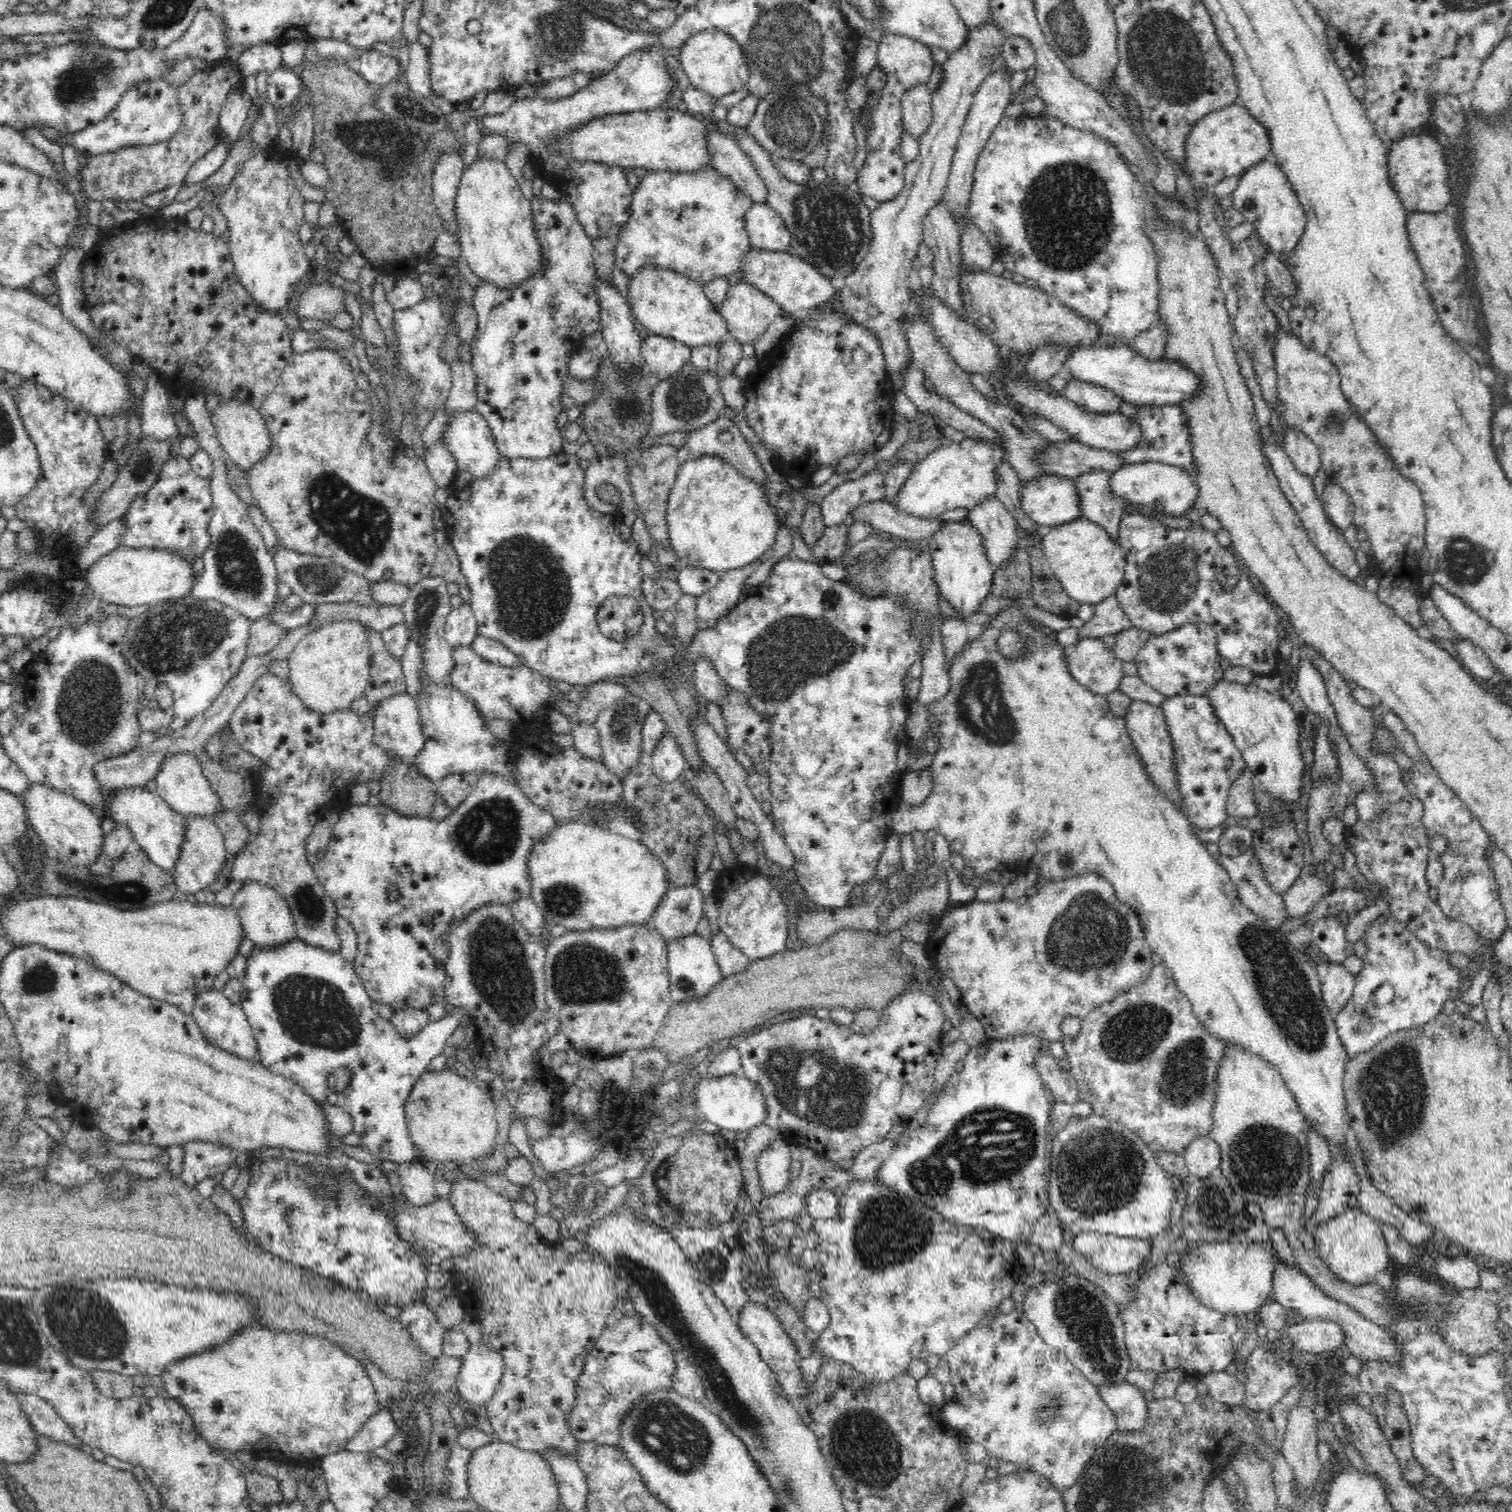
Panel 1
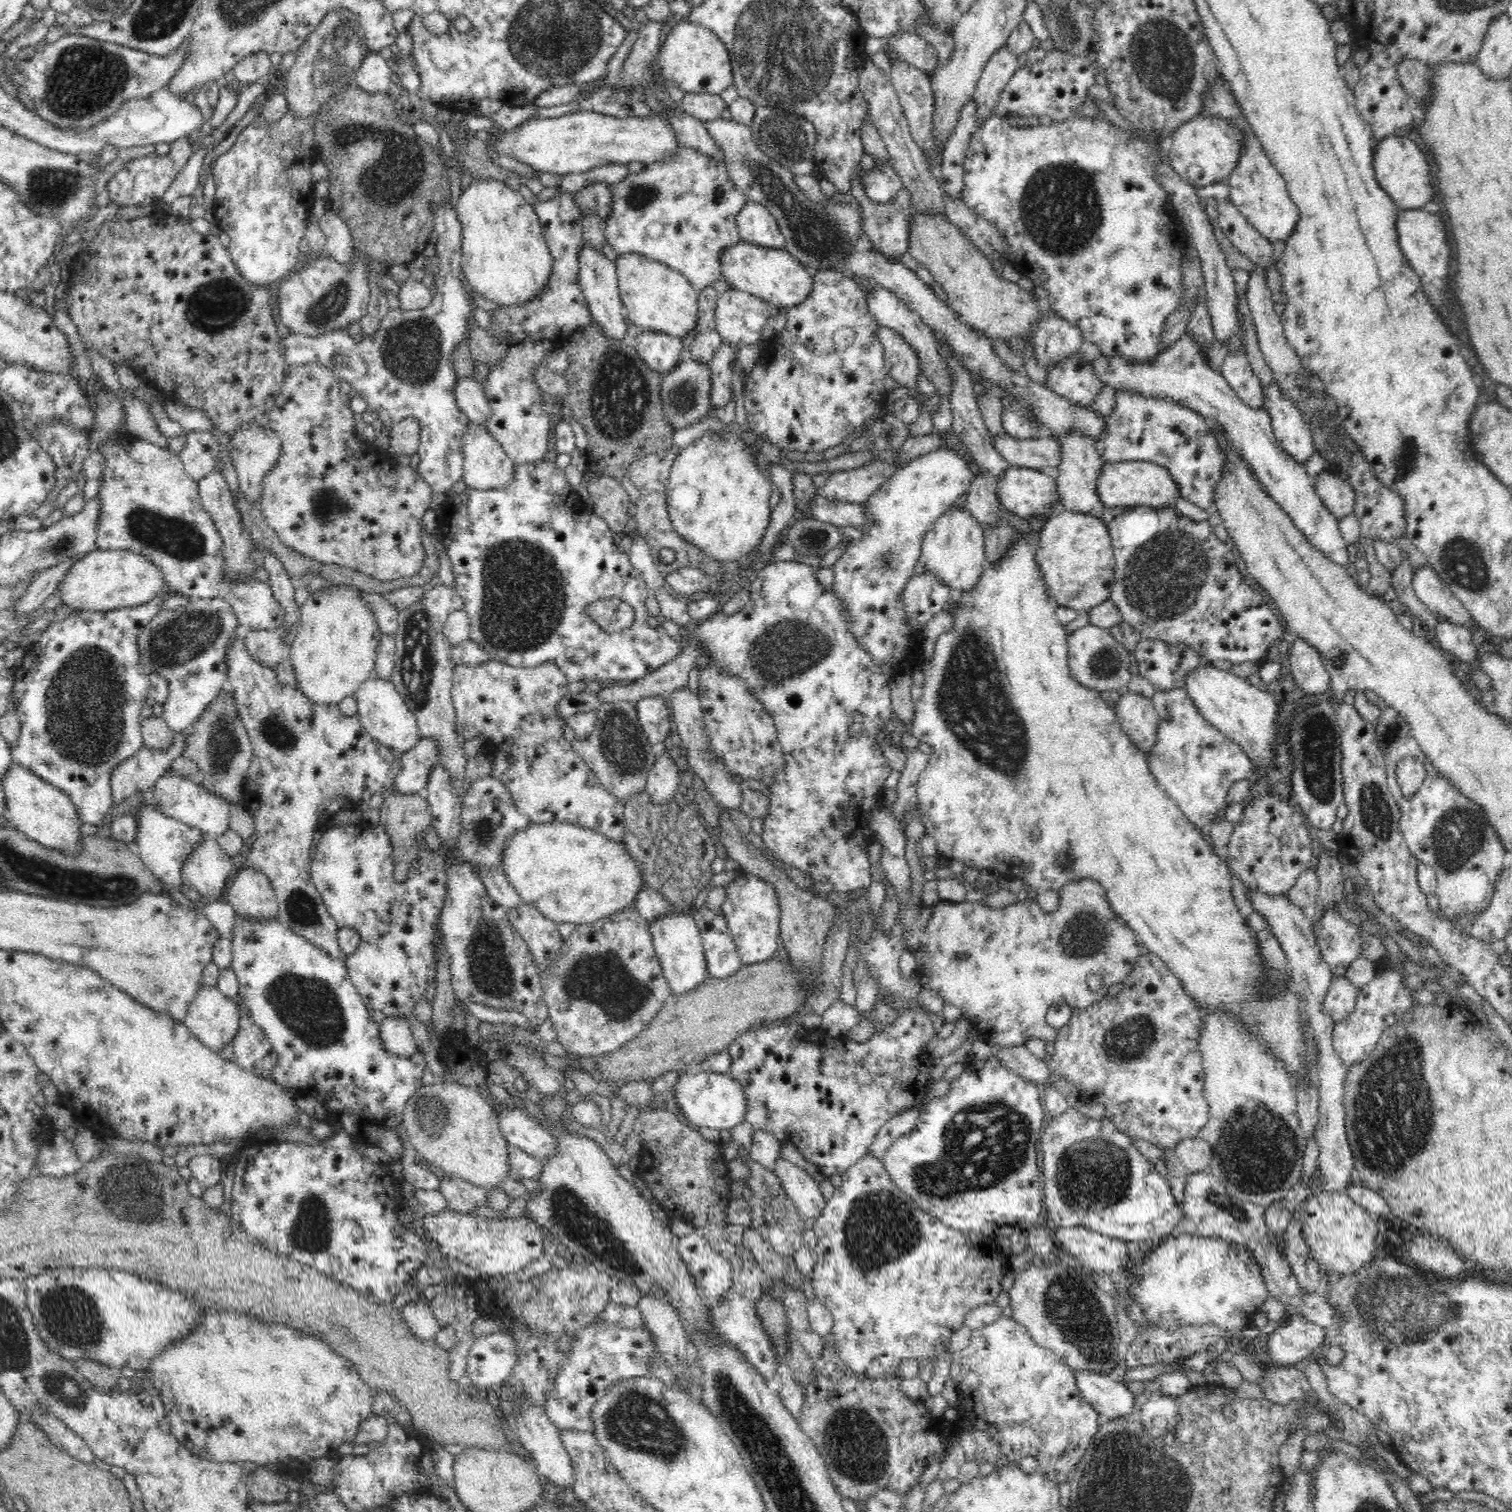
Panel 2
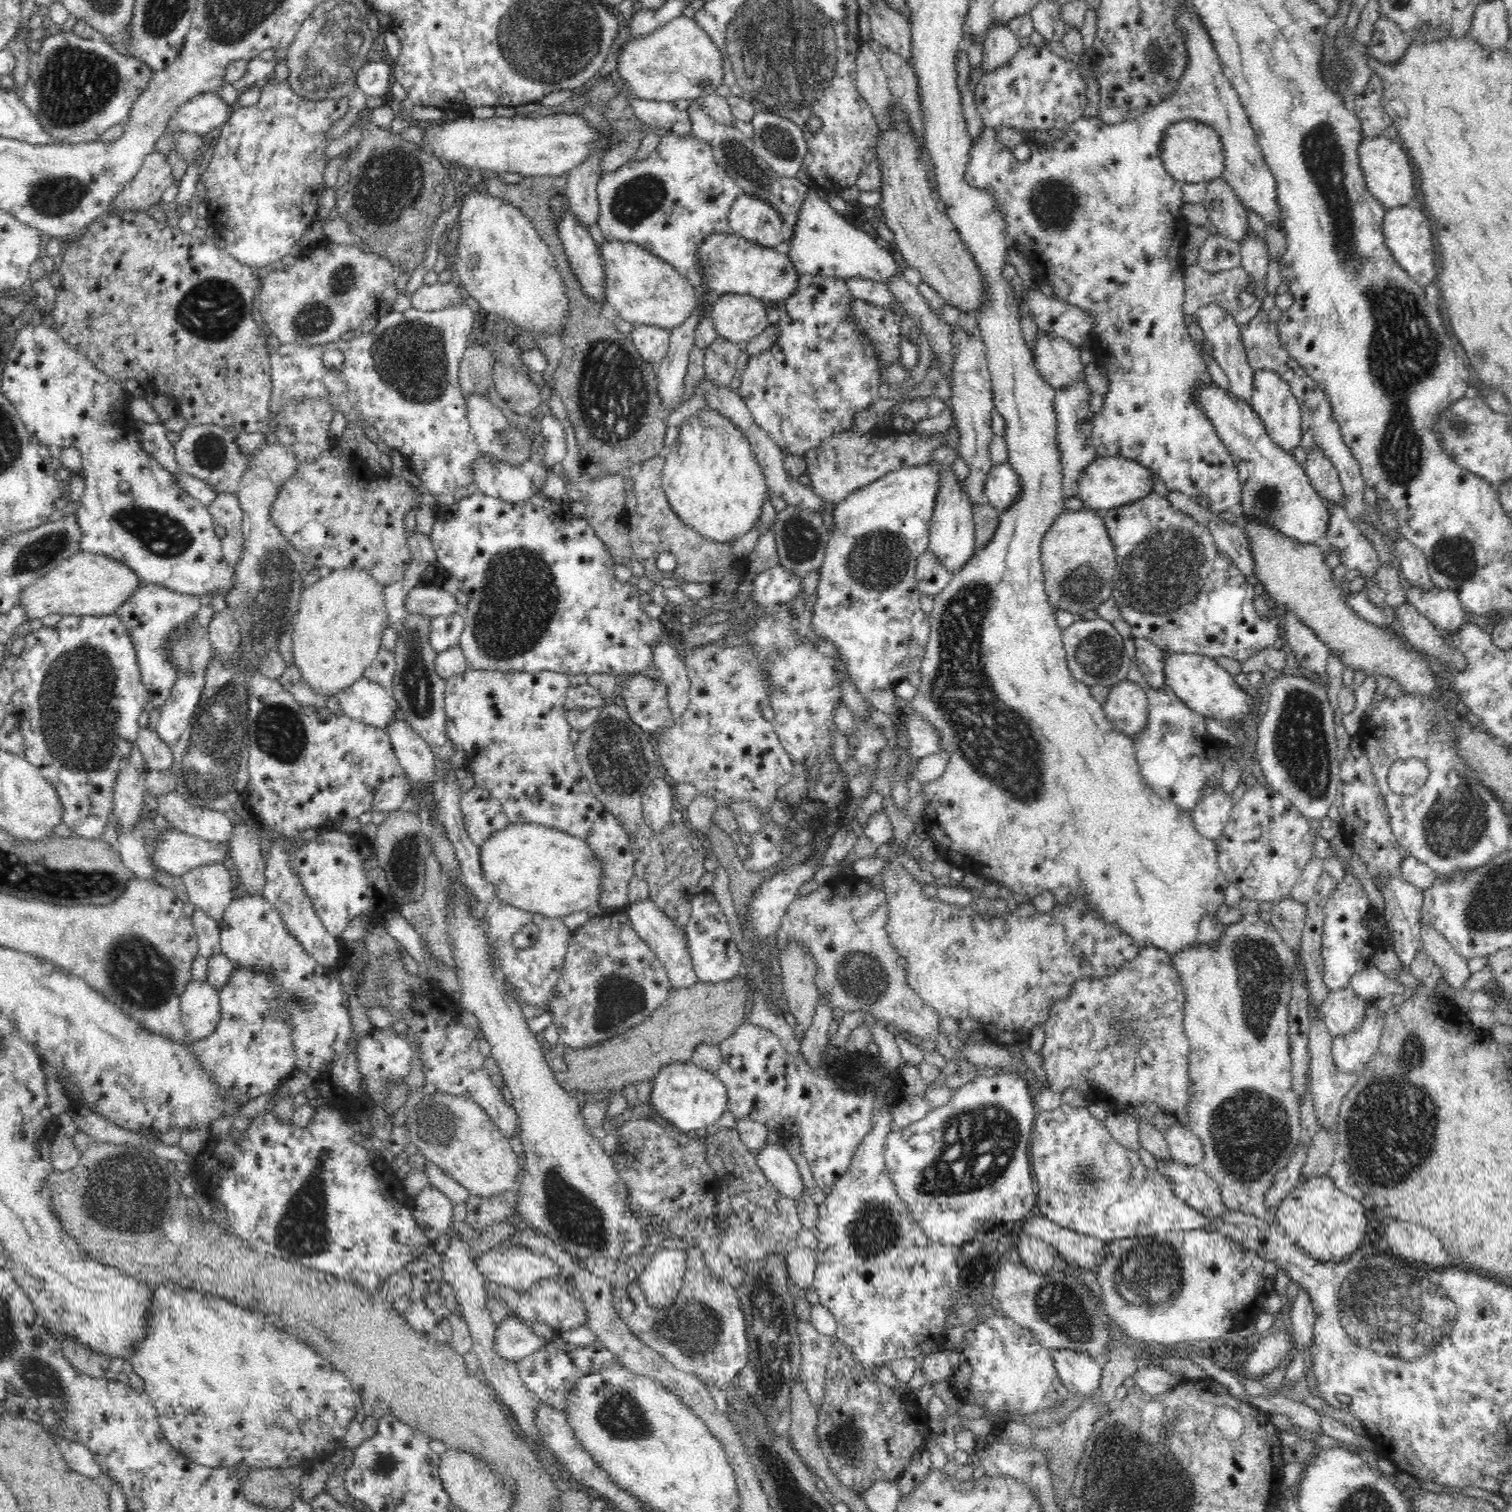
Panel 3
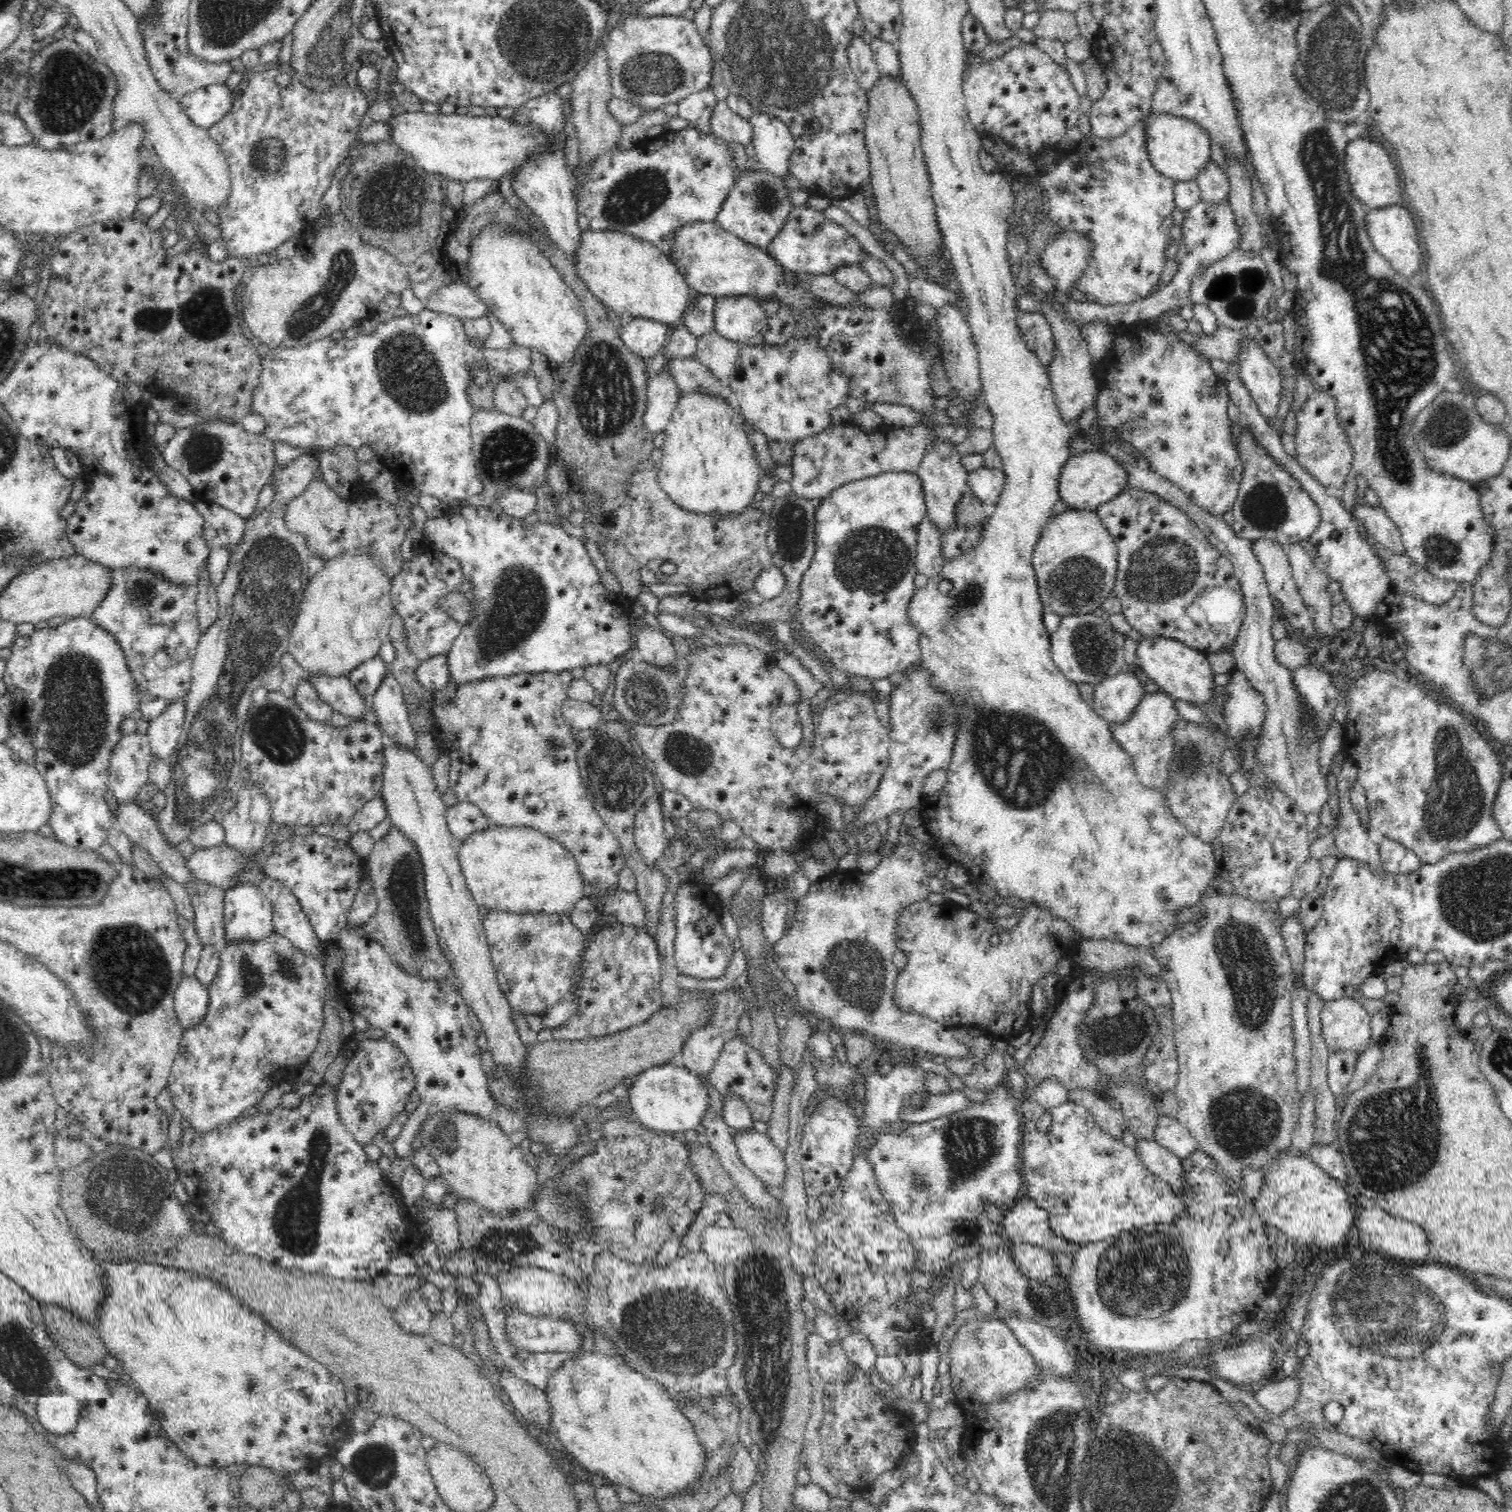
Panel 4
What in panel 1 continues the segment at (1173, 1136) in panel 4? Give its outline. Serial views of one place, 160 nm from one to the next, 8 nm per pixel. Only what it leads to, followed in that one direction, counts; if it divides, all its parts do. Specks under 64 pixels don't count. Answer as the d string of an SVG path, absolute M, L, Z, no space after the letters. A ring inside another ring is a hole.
M1210 1137L1193 1140L1182 1152L1191 1179L1219 1174L1222 1153L1219 1144Z

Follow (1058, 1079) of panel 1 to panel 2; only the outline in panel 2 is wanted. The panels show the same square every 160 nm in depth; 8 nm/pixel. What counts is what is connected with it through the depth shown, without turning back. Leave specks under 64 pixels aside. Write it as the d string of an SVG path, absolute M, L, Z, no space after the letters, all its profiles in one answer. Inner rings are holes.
M1025 1045L994 1049L994 1056L1006 1068L1026 1080L1041 1085L1044 1084L1045 1086L1053 1084L1050 1082L1050 1074L1054 1074L1054 1072L1051 1072L1049 1065L1030 1053L1030 1050Z

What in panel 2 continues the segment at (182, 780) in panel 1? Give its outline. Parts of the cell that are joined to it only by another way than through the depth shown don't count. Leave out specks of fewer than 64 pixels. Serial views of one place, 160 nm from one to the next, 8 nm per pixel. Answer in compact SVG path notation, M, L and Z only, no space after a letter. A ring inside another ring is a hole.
M165 774L156 781L152 789L159 811L164 812L166 816L194 828L199 828L203 833L212 837L218 837L230 828L230 804L223 798L208 792L190 777Z

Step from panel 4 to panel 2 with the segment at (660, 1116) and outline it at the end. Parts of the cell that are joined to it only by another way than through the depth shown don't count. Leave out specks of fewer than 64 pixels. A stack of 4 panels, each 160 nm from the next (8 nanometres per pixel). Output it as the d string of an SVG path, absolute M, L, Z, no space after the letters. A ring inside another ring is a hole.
M684 1071L672 1089L684 1118L693 1127L706 1126L719 1131L726 1129L734 1131L734 1126L745 1121L747 1107L745 1092L741 1084L726 1073L701 1071L697 1074L688 1074Z

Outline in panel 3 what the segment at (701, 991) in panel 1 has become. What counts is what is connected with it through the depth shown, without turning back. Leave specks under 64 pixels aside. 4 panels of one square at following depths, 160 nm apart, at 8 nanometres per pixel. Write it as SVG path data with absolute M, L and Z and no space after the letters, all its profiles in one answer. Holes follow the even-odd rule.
M650 897L640 902L632 902L632 904L629 902L623 910L628 915L634 931L652 948L658 960L663 963L673 989L689 988L699 982L692 969L690 947L686 941L685 929L678 929L678 924L674 924L670 917L666 917Z

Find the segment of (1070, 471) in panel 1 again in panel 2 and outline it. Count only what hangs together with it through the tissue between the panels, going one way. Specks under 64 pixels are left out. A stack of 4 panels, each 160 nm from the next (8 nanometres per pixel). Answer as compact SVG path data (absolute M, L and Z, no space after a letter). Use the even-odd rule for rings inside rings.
M878 325L877 337L880 338L882 346L884 347L885 369L892 378L894 378L900 385L908 386L911 391L908 393L913 395L916 390L916 377L918 374L919 358L916 351L908 345L904 337L890 327ZM1005 432L1000 437L991 436L991 440L1002 459L1010 465L1055 473L1062 460L1060 444L1051 434L1033 440L1018 440Z

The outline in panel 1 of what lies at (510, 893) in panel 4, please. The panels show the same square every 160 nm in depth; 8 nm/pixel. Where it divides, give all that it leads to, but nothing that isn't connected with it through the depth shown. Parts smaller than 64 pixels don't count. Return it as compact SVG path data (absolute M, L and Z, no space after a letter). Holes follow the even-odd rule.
M588 821L559 822L548 836L532 847L527 862L531 891L529 897L538 905L549 925L561 924L568 931L586 931L624 924L651 924L654 910L671 888L666 880L665 866L639 840L610 833L606 826Z

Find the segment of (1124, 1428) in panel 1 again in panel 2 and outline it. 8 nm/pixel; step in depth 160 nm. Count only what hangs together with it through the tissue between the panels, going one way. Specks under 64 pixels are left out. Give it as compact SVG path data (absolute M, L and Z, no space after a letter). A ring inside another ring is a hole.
M1074 1370L1074 1376L1084 1401L1092 1406L1105 1423L1132 1414L1134 1394L1126 1384L1114 1381L1112 1376L1090 1370Z

